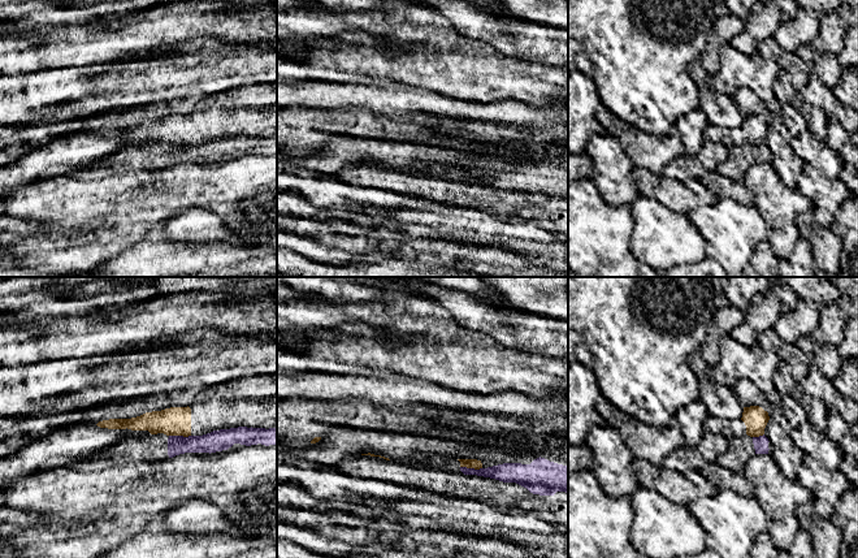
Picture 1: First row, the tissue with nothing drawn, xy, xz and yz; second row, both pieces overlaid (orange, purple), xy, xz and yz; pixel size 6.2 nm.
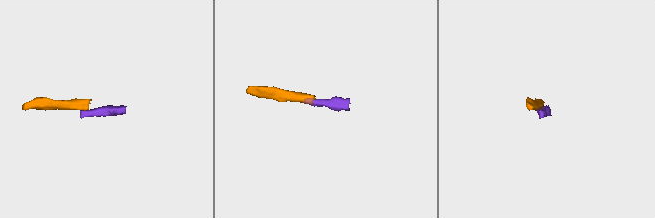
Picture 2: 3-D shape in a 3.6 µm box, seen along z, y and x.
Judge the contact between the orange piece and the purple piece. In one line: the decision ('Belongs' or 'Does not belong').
Does not belong

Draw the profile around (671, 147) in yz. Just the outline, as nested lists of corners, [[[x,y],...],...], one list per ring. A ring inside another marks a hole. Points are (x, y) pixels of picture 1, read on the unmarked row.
[[[603,105],[597,120],[607,134],[615,137],[636,166],[660,174],[662,169],[675,160],[686,160],[685,147],[679,135],[653,135],[634,129],[612,114]]]

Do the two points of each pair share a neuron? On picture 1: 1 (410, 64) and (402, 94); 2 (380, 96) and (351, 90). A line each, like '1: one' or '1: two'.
1: two
2: one

